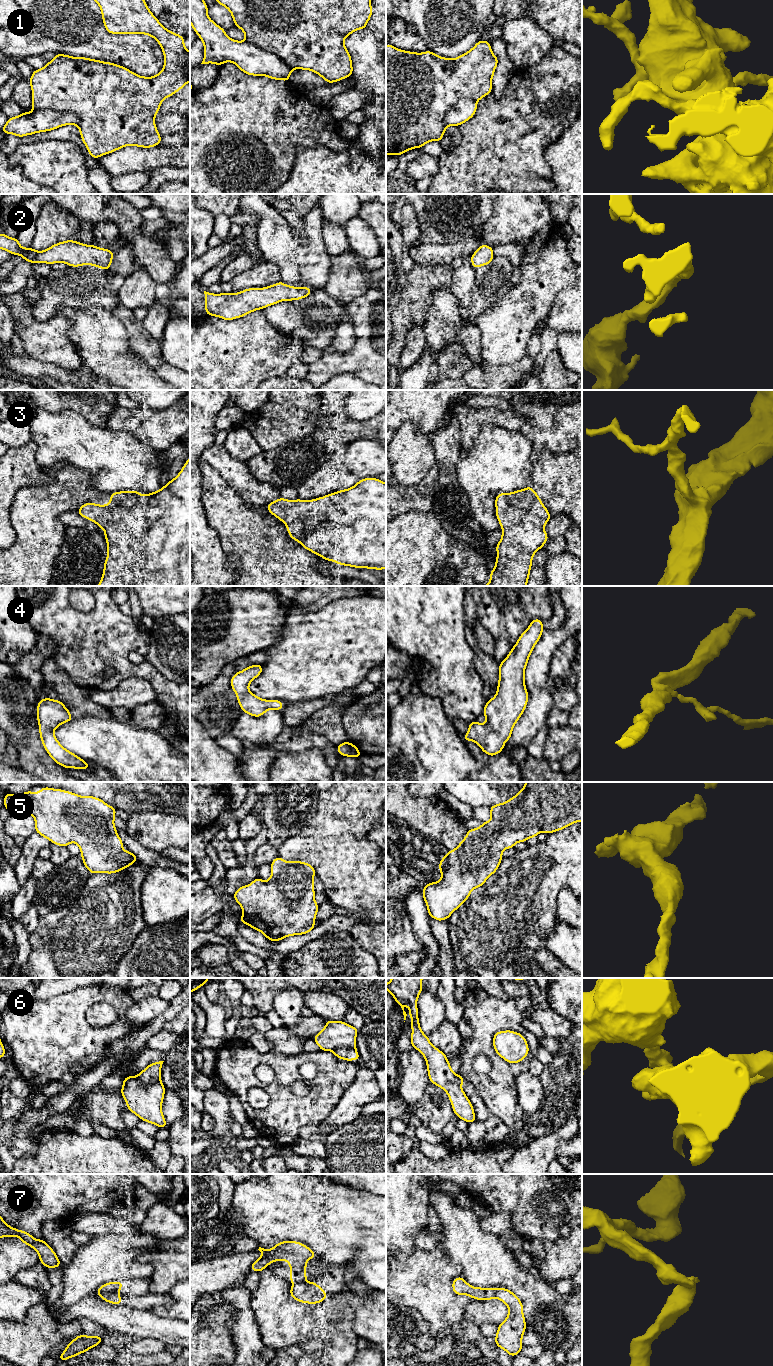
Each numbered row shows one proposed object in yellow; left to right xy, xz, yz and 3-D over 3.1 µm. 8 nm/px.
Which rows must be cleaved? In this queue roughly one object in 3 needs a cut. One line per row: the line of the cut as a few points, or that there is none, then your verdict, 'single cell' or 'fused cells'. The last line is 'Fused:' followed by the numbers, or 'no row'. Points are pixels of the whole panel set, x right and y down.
1: cut none; single cell
2: cut none; single cell
3: cut none; single cell
4: cut none; single cell
5: cut none; single cell
6: cut xy (137, 1075), (142, 1082), (160, 1080); fused cells
7: cut xy (117, 1292), (102, 1293), (98, 1296); fused cells
Fused: 6, 7

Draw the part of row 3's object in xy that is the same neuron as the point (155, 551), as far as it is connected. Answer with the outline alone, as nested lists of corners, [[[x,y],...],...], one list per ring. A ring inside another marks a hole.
[[[190,457],[182,467],[179,474],[156,492],[141,495],[139,491],[120,491],[109,493],[111,500],[106,505],[85,503],[78,510],[87,520],[91,520],[105,532],[107,542],[107,558],[104,562],[102,578],[97,586],[190,586]]]

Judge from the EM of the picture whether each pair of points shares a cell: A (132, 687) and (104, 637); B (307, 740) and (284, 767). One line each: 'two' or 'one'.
A: two
B: two

